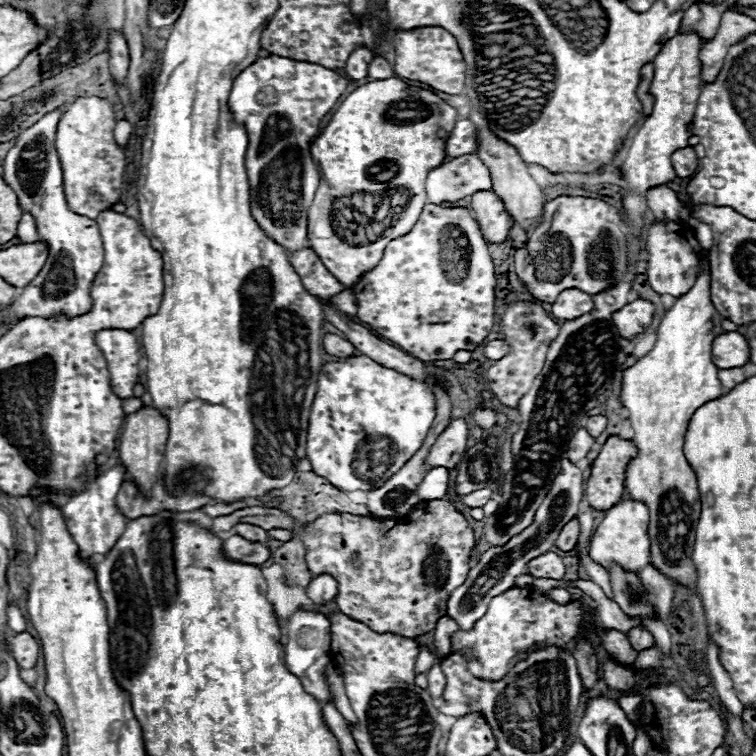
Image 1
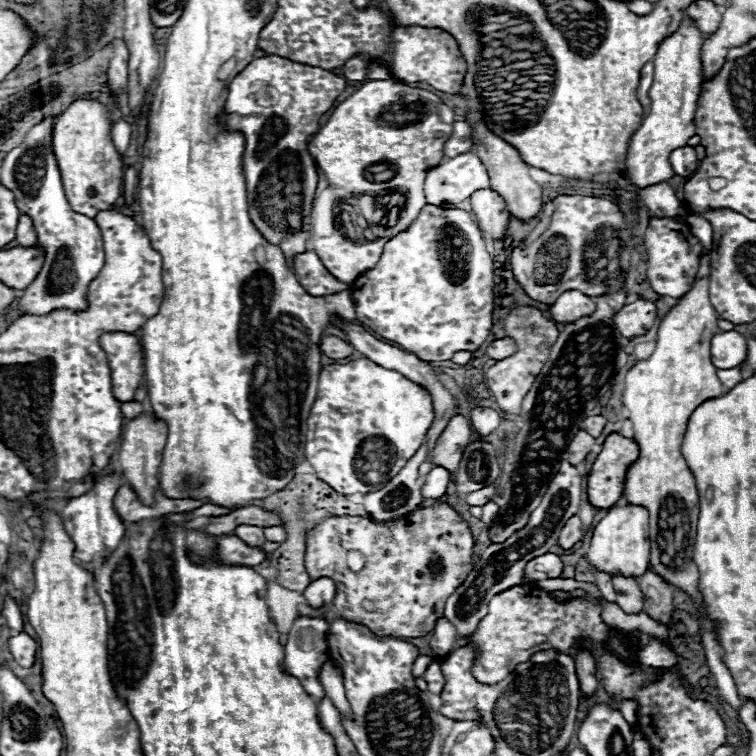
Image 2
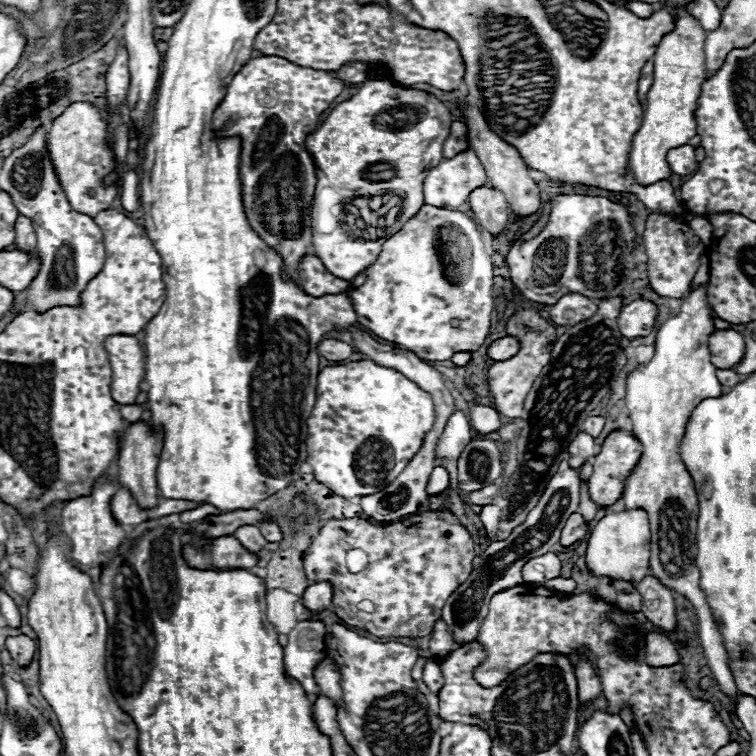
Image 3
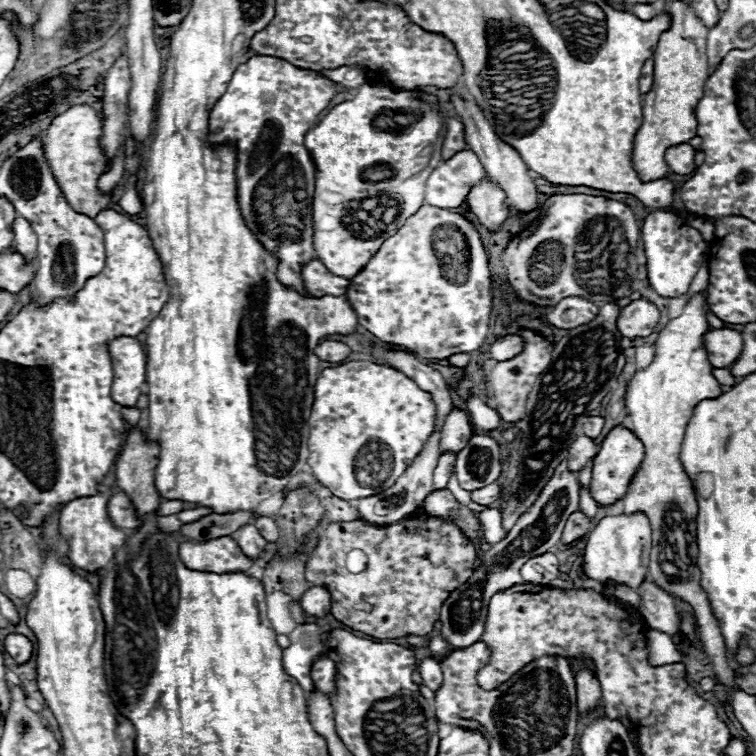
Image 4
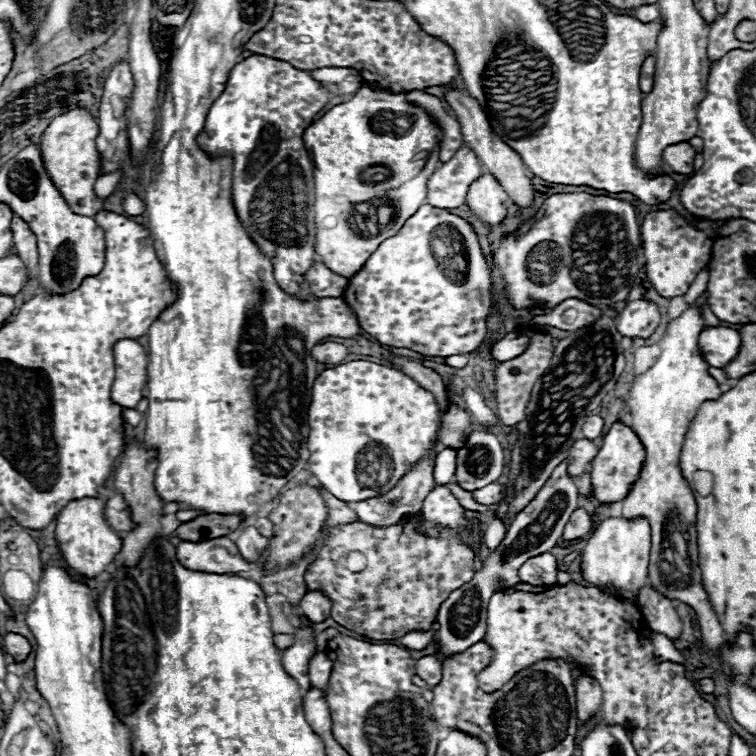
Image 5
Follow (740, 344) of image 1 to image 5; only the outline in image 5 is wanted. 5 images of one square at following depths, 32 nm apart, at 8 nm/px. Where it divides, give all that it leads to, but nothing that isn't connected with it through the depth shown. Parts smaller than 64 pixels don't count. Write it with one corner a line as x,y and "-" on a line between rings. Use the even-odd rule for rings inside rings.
708,326
698,336
698,350
710,366
726,366
740,350
740,334
726,326

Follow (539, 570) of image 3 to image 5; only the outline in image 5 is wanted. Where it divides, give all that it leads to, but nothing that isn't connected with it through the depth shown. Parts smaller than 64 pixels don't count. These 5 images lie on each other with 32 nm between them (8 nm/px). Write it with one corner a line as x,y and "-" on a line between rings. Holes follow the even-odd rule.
550,552
528,558
520,566
520,582
532,586
552,586
556,582
556,558

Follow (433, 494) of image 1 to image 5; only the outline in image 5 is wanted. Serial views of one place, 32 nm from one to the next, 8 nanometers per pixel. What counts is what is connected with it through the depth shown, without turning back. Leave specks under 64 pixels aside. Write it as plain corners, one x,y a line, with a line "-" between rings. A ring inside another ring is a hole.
440,450
434,464
434,480
438,484
448,484
456,472
456,450

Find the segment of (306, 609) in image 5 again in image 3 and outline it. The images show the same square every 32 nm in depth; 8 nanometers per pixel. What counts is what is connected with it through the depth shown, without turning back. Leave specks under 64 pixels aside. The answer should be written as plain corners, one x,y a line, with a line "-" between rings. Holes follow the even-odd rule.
328,582
312,584
312,586
306,588
302,600
304,600
304,606
306,606
310,612
328,610
330,604
332,604
332,588
330,588

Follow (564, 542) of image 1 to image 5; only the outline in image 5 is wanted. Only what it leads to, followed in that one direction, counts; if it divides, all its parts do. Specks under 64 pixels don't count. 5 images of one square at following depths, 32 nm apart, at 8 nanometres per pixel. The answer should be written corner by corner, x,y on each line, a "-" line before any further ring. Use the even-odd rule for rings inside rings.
578,508
576,512
572,512
566,528
564,528
564,538
566,540
574,540
574,538
580,538
584,534
588,534
592,530
592,524
590,524
590,516
584,508

